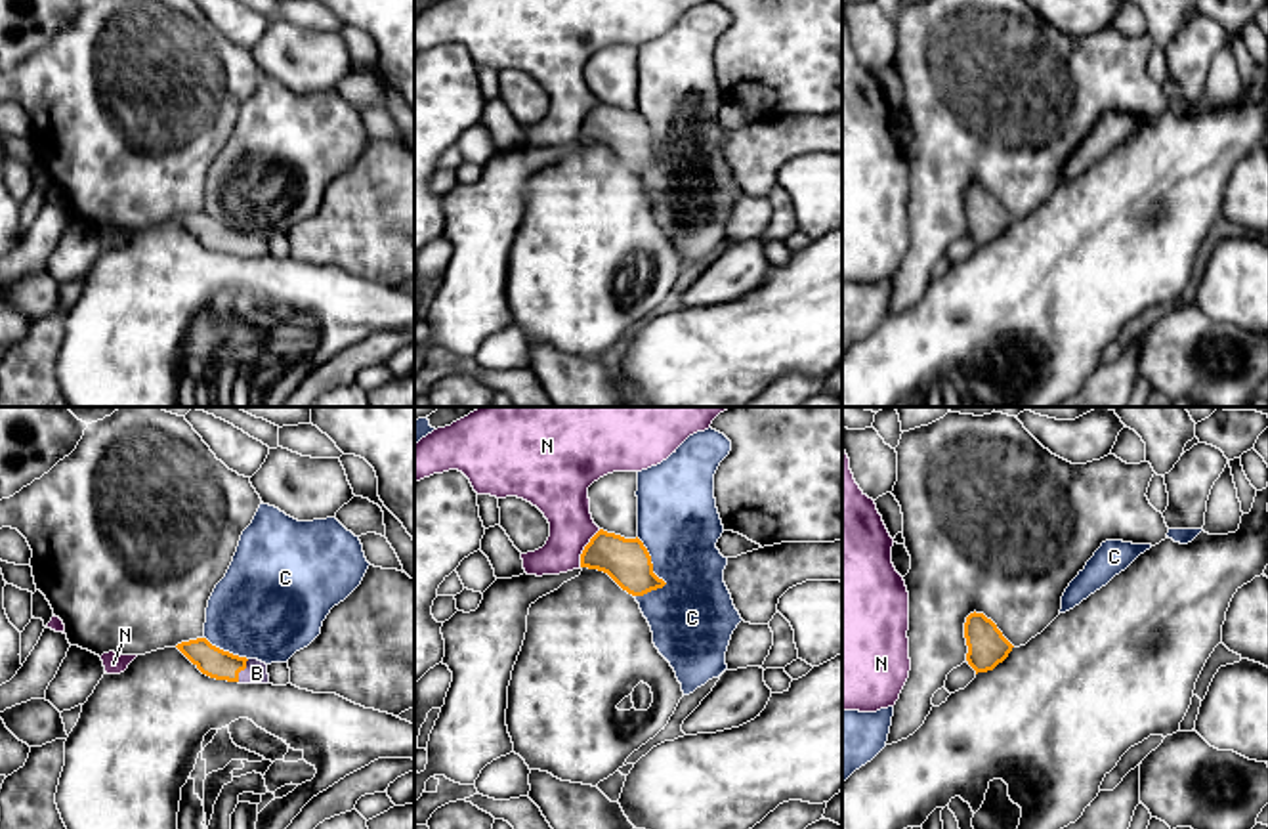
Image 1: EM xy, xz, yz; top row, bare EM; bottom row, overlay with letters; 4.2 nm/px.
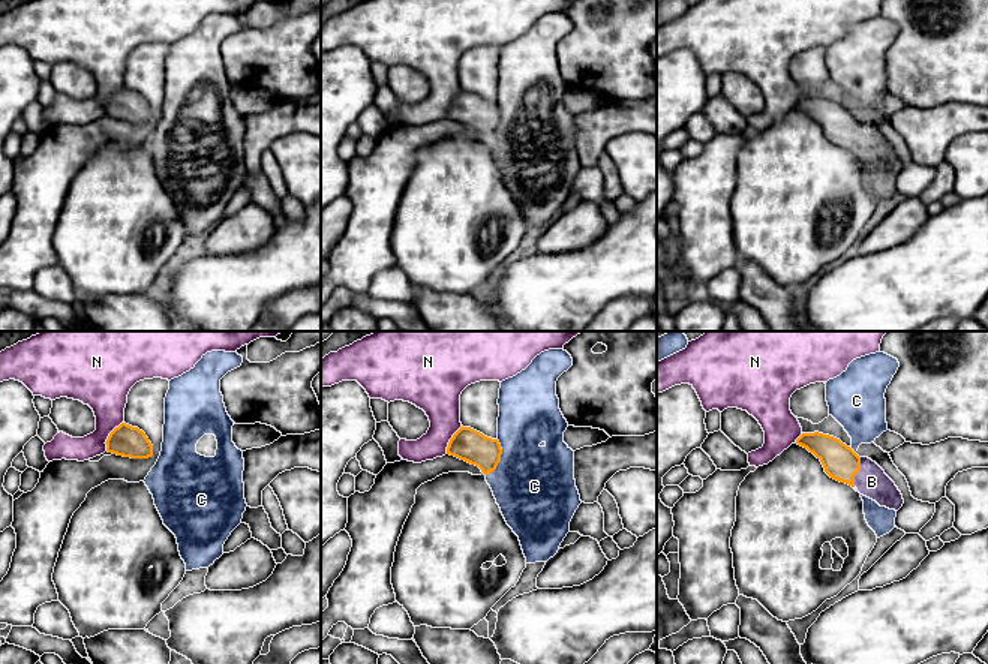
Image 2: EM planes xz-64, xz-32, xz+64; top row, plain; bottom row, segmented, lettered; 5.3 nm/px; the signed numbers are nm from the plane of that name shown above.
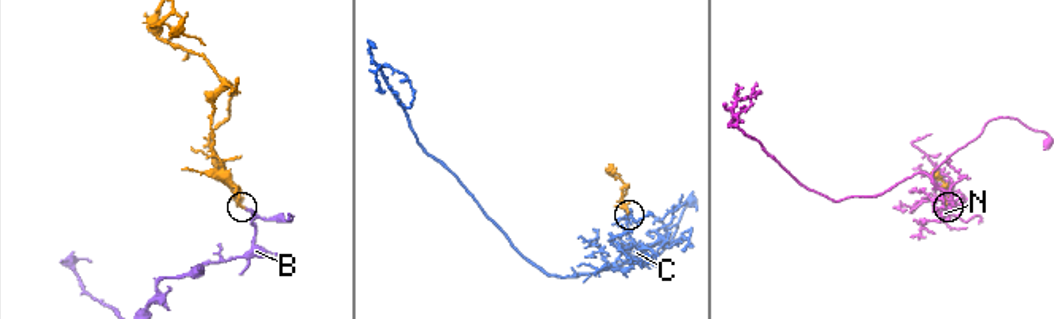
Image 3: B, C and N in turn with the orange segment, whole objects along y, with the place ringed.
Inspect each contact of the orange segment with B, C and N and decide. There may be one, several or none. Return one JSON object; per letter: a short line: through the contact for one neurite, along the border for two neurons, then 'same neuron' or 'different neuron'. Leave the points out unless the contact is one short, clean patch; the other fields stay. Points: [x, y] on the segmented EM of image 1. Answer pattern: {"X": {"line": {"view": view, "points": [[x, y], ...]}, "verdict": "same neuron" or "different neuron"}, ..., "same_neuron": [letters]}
{"B": {"line": {"view": "xy", "points": [[212, 661], [241, 669], [256, 673]]}, "verdict": "same neuron"}, "C": {"verdict": "different neuron"}, "N": {"verdict": "different neuron"}, "same_neuron": ["B"]}

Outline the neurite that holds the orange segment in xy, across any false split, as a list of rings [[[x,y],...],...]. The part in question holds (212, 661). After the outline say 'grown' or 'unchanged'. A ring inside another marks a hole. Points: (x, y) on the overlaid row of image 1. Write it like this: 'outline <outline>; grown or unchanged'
outline [[[206,638],[181,642],[176,648],[210,678],[239,684],[269,684],[265,663],[223,651]]]; grown

